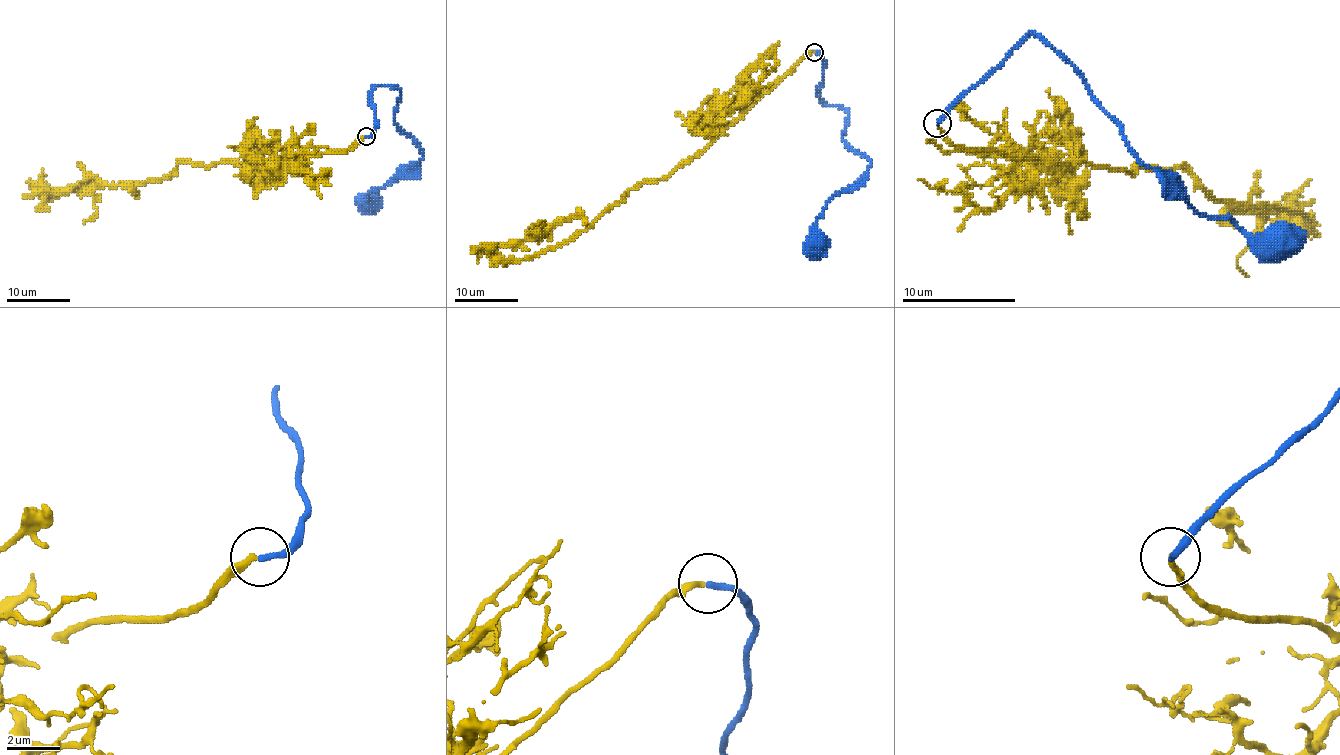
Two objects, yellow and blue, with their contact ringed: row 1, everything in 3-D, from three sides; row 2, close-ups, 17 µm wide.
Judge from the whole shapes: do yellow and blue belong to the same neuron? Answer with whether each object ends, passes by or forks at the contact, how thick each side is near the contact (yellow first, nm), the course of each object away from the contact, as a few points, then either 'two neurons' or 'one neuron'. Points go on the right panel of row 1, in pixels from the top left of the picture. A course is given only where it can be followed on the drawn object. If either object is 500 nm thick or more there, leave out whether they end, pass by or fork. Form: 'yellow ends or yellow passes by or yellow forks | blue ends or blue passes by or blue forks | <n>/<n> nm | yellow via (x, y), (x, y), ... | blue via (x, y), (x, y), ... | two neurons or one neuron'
yellow ends | blue ends | 240/220 nm | yellow via (938, 122), (955, 145), (1165, 176), (1180, 168), (1214, 199), (1308, 219), (1237, 208), (1228, 216), (1242, 230) | blue via (938, 122), (1029, 34), (1037, 34), (1083, 79), (1128, 148), (1160, 168), (1185, 199), (1254, 236), (1274, 236) | two neurons

